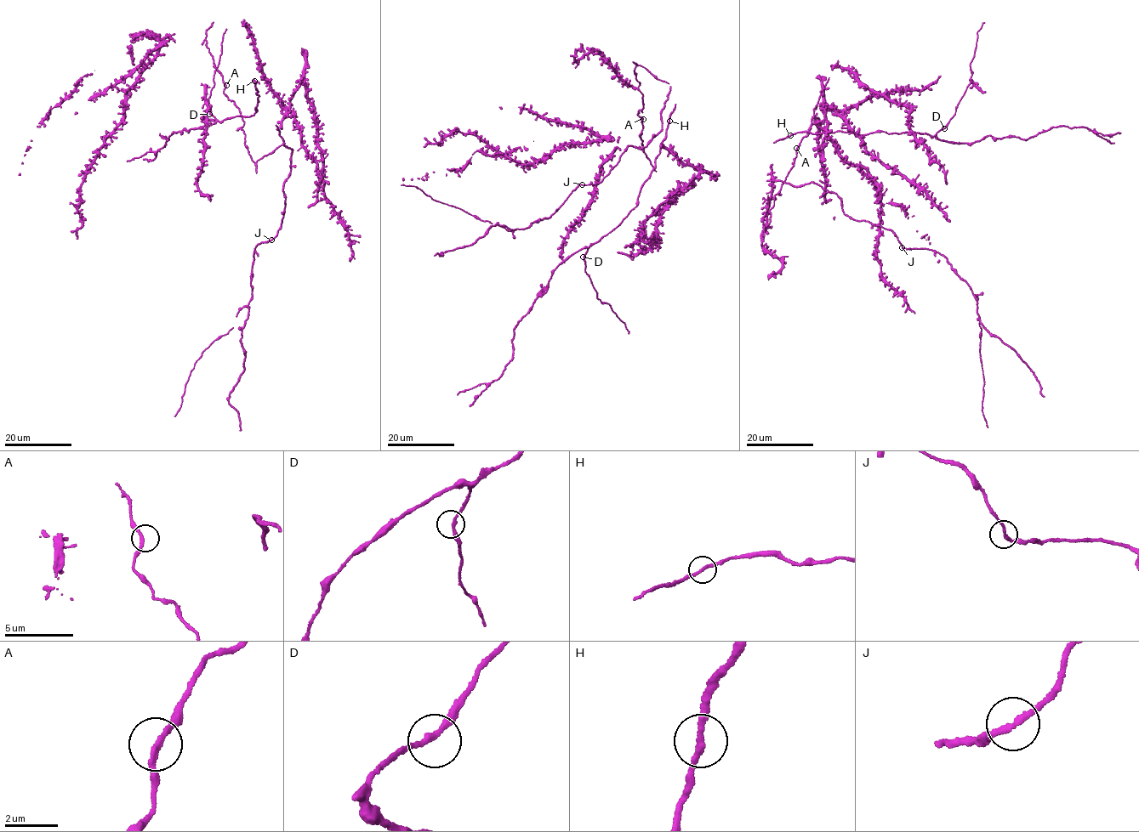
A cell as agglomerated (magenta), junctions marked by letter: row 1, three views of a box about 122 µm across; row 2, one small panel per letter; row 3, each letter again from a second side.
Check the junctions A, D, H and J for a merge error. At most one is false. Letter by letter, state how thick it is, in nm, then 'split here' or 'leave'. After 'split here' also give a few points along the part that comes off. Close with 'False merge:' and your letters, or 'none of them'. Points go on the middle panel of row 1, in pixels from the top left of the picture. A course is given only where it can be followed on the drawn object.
A: calibre 200 nm; leave
D: calibre 200 nm; leave
H: calibre 200 nm; leave
J: calibre 190 nm; leave
False merge: none of them

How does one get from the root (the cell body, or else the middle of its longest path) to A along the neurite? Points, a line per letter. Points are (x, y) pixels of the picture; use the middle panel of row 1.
A: (635, 76), (644, 104), (642, 111), (639, 110), (637, 115), (643, 119)

